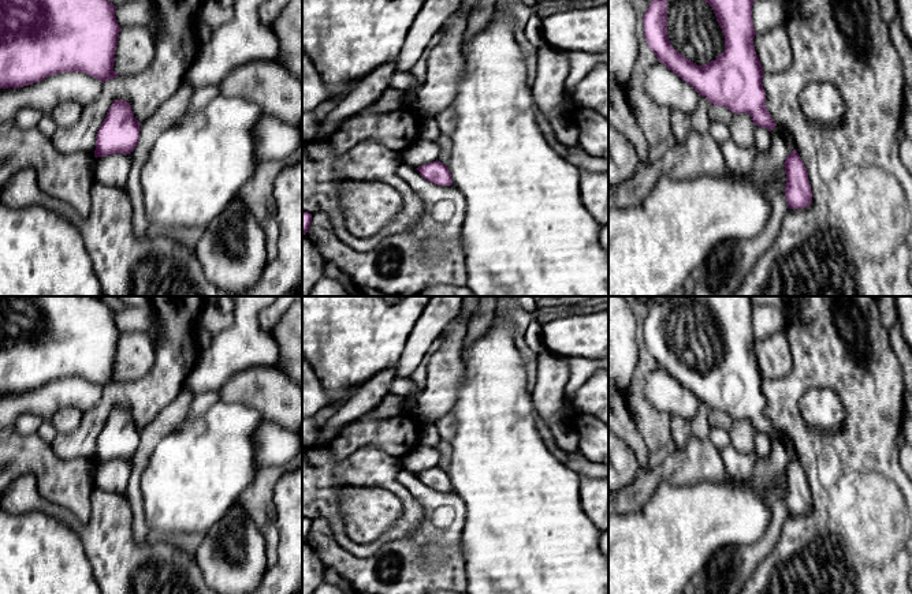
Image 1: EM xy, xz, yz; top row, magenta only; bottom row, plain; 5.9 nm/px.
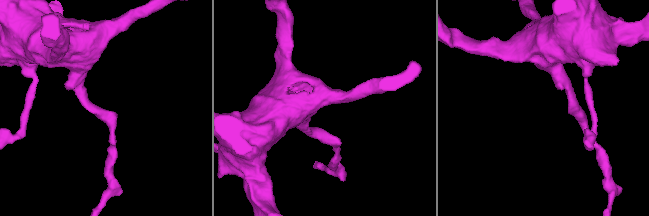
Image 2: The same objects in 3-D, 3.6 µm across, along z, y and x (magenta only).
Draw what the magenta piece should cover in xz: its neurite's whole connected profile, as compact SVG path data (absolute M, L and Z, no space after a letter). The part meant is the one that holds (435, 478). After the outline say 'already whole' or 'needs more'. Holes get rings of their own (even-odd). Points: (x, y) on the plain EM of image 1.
M440 467L428 468L417 474L420 481L428 487L438 492L451 492L451 479L447 471L443 471Z; already whole

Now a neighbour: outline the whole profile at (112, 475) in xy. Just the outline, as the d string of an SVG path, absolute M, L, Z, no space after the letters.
M134 456L130 460L116 459L94 464L94 487L124 494L133 470L133 459Z

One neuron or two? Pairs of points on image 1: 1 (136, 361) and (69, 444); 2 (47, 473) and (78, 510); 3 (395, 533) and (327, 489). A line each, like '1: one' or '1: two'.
1: two
2: one
3: one

